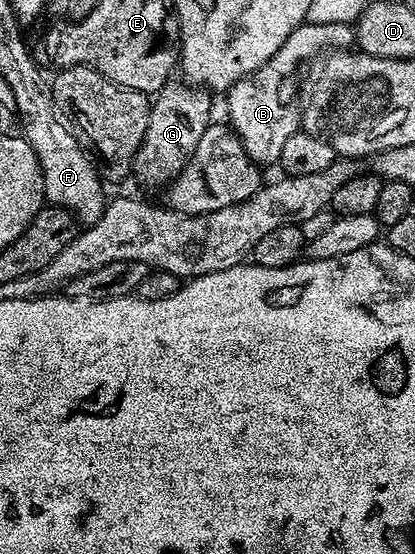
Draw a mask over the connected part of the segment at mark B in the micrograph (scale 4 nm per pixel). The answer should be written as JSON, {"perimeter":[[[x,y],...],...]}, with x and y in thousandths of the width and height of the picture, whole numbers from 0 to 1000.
{"perimeter":[[[735,38],[708,52],[708,60],[699,60],[699,67],[689,67],[689,74],[680,74],[680,88],[670,88],[670,96],[660,96],[660,103],[651,103],[641,117],[631,117],[612,134],[593,137],[590,143],[576,143],[547,164],[552,215],[547,220],[583,255],[610,294],[672,296],[675,278],[692,251],[708,247],[708,240],[725,235],[725,202],[704,195],[704,177],[713,171],[704,141],[711,139],[713,126],[730,114],[747,112],[759,99],[776,97],[778,101],[793,88],[846,87],[855,74],[858,60],[851,43]]]}

